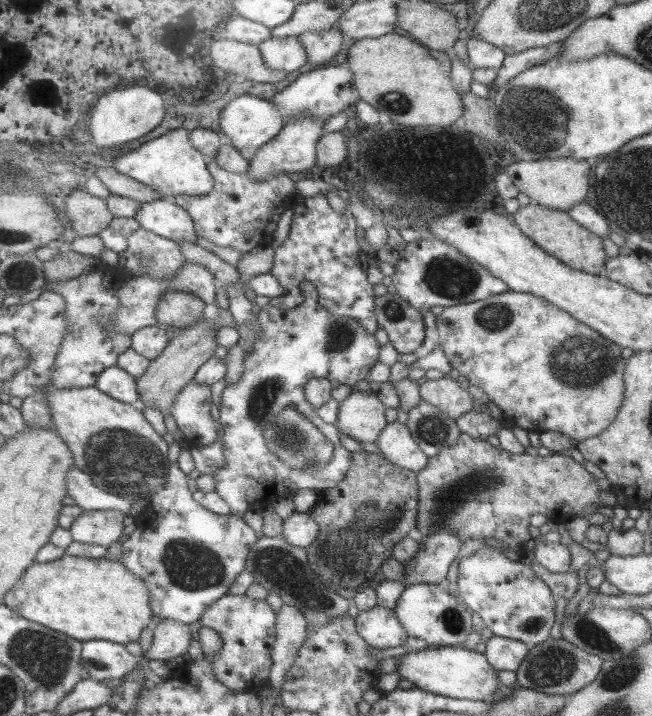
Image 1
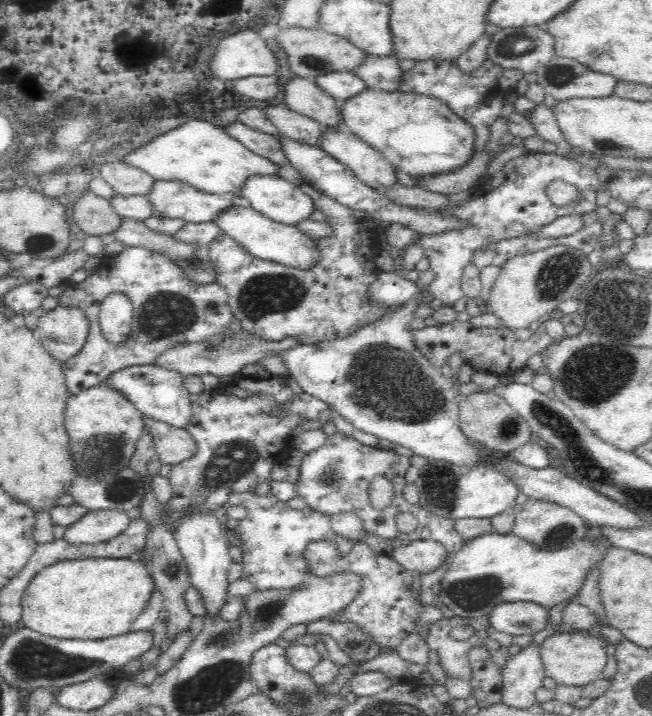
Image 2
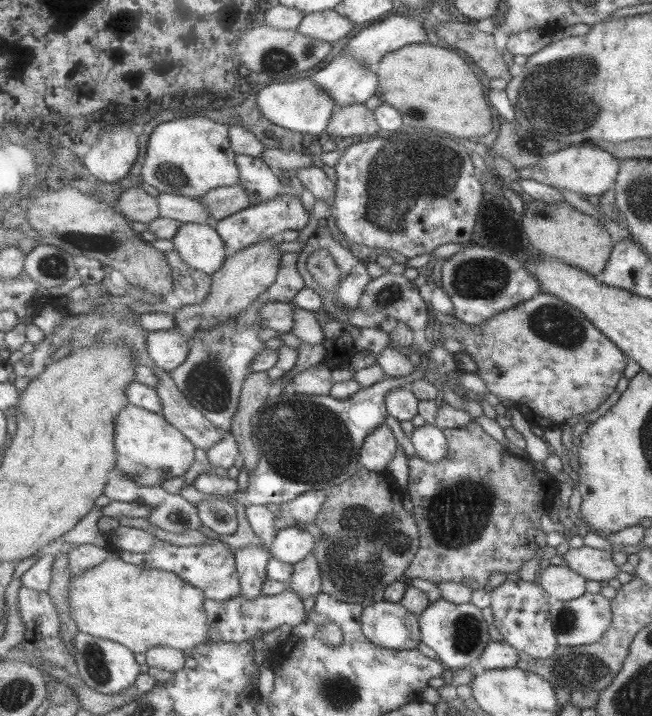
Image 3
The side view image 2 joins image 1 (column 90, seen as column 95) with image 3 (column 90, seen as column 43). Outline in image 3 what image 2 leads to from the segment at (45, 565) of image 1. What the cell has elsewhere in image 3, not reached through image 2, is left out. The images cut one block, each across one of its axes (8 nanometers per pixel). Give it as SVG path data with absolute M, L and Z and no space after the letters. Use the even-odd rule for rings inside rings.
M121 556L110 557L81 576L72 576L69 584L69 613L80 631L119 641L141 658L155 646L182 651L209 642L207 599L203 589L175 572L131 564Z

